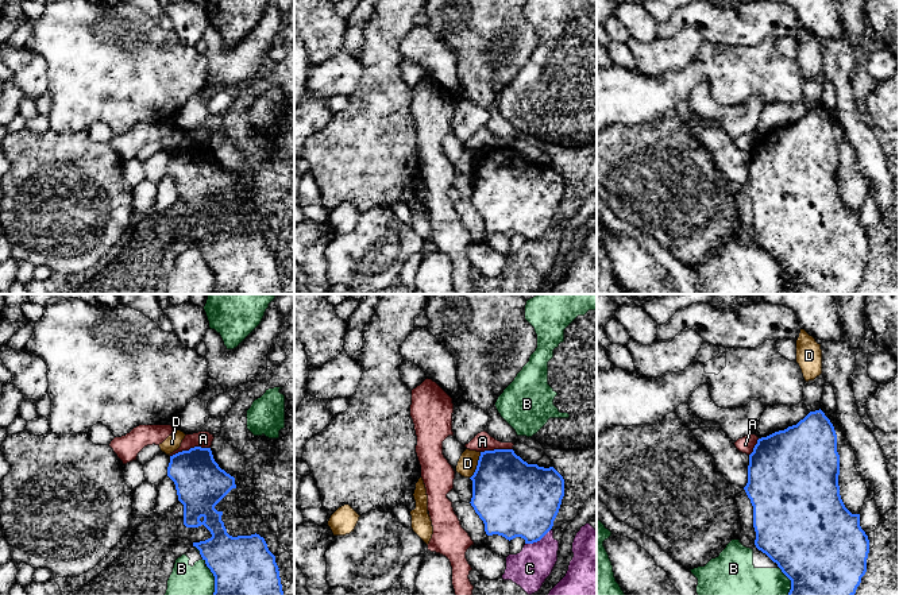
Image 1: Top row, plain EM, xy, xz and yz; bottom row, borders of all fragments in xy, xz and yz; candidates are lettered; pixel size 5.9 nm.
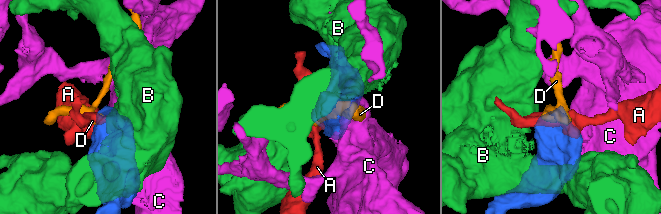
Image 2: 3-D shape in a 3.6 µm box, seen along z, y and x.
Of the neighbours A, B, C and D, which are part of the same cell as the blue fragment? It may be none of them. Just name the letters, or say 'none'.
none

